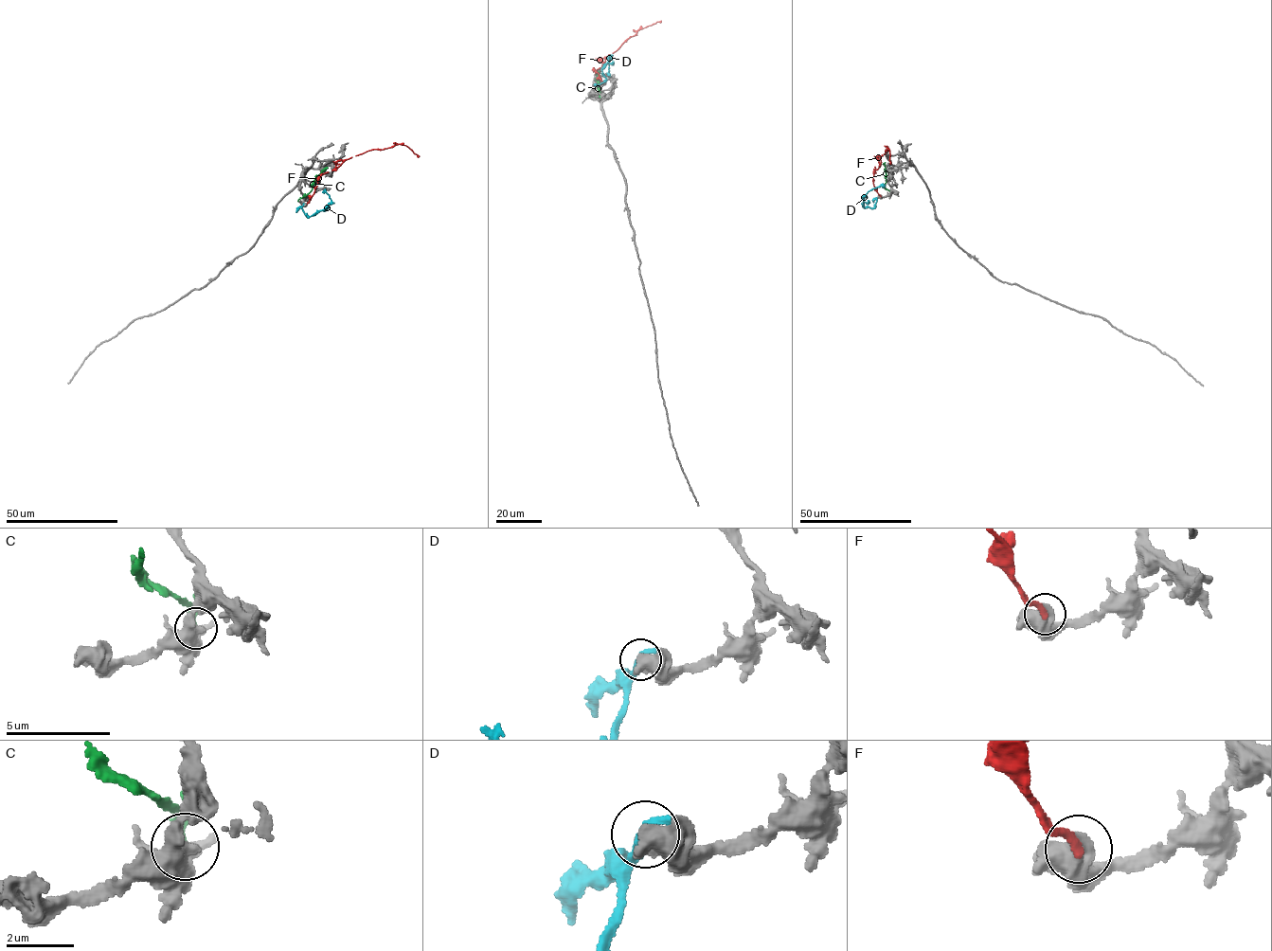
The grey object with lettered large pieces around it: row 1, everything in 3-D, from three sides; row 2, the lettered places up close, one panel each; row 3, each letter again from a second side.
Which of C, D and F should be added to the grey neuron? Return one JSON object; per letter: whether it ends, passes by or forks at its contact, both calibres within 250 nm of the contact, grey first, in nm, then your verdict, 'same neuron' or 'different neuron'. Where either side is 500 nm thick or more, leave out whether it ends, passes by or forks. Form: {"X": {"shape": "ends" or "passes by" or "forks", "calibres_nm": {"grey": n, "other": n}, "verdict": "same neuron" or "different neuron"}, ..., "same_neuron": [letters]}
{"C": {"shape": "ends", "calibres_nm": {"grey": 400, "other": 240}, "verdict": "different neuron"}, "D": {"shape": "ends", "calibres_nm": {"grey": 420, "other": 320}, "verdict": "different neuron"}, "F": {"calibres_nm": {"grey": 700, "other": 240}, "verdict": "different neuron"}, "same_neuron": []}

